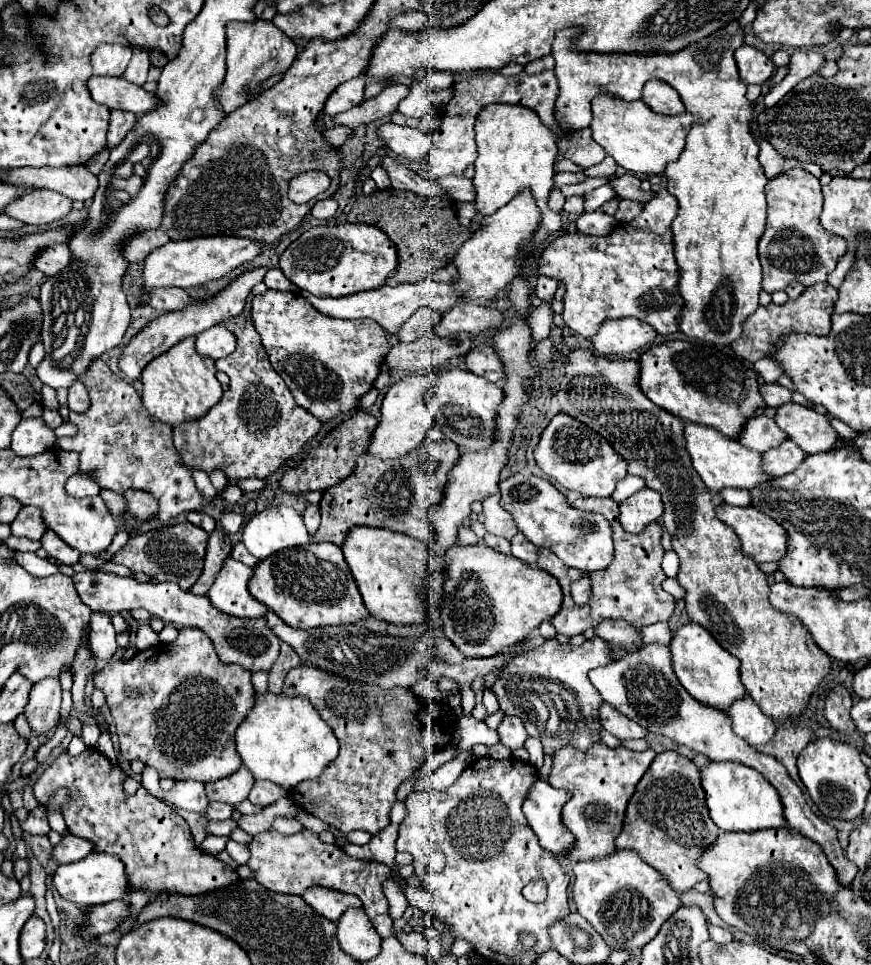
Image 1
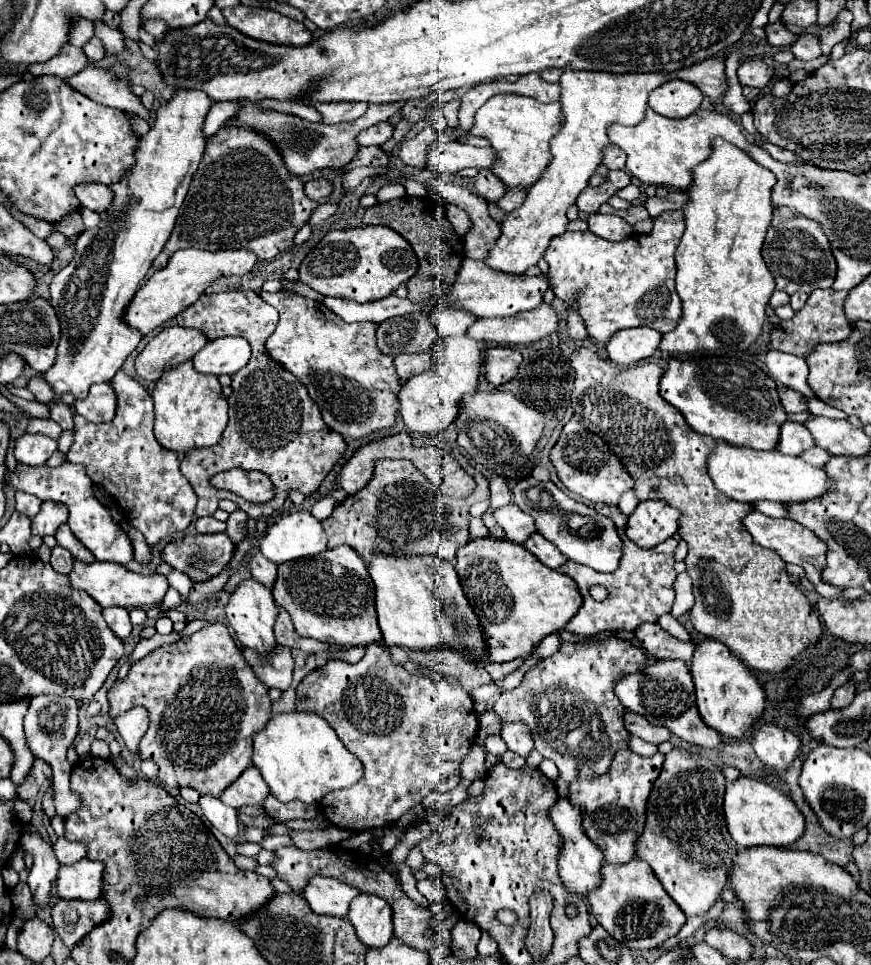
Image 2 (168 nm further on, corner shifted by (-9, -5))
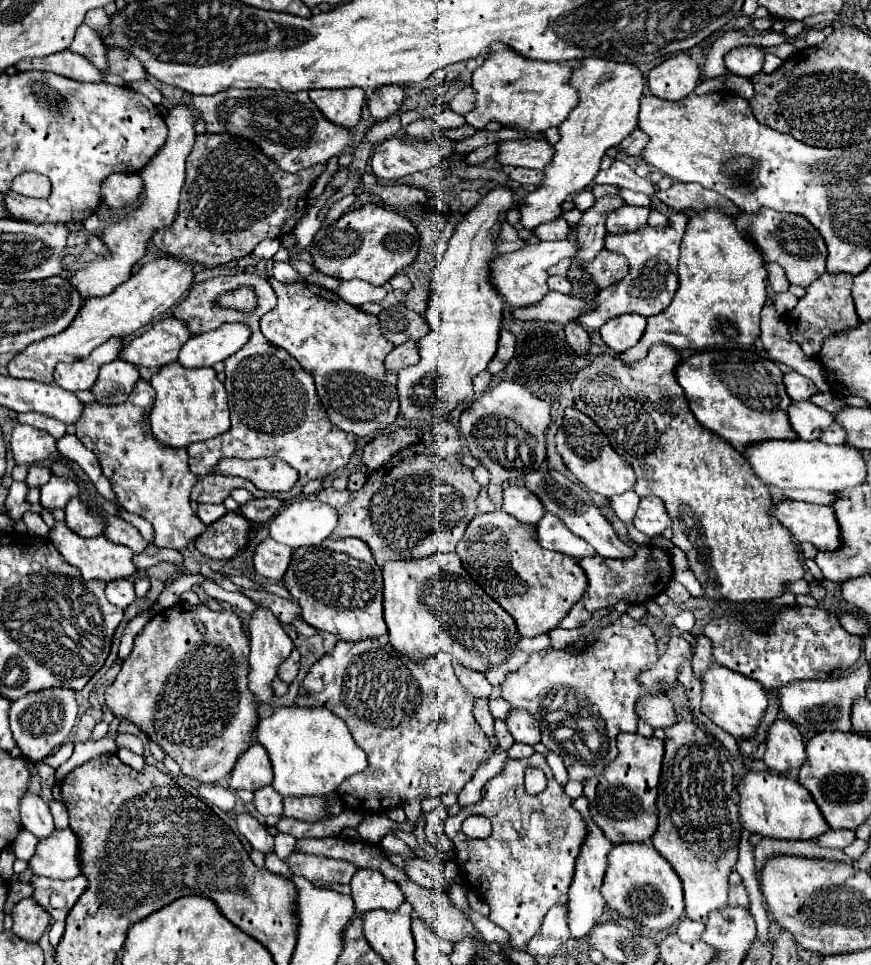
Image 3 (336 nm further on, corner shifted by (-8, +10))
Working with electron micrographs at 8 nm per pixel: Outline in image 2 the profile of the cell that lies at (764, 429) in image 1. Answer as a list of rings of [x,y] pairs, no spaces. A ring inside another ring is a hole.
[[[786,420],[786,422],[782,424],[780,442],[778,442],[778,452],[798,456],[798,454],[810,450],[812,446],[814,446],[814,438],[812,438],[810,430],[808,430],[804,424],[790,422],[790,420]]]

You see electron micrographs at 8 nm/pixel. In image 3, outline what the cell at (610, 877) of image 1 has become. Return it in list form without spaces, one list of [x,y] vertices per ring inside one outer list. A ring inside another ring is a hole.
[[[621,843],[613,847],[601,893],[605,905],[613,913],[633,919],[651,931],[669,929],[685,913],[681,881],[673,867],[653,849],[651,843]]]

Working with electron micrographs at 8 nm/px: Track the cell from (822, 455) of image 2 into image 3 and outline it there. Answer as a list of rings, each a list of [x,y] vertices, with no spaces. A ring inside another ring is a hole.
[[[833,423],[829,429],[825,429],[821,433],[819,441],[823,441],[825,445],[843,445],[845,443],[845,431],[837,423]]]

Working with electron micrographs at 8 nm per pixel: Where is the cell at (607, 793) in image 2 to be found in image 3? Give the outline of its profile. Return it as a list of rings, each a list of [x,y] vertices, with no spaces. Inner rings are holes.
[[[621,733],[617,737],[619,755],[601,771],[601,777],[585,781],[583,795],[589,799],[591,819],[603,829],[605,837],[613,843],[649,841],[657,829],[657,785],[661,775],[663,739],[641,737],[639,733]]]

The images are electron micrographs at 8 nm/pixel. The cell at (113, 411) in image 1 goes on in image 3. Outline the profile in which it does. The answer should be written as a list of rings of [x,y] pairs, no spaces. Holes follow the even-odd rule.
[[[139,379],[131,397],[121,405],[85,405],[81,419],[75,423],[75,435],[97,455],[105,477],[111,481],[119,505],[153,525],[153,543],[157,547],[183,549],[205,529],[203,521],[190,505],[191,487],[195,485],[197,477],[193,477],[187,467],[185,449],[165,449],[165,445],[157,445],[157,441],[153,441],[147,421],[153,401],[153,387],[145,379]]]

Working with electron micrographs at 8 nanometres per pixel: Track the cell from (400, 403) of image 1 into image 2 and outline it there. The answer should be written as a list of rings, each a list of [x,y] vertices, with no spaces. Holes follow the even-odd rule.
[[[440,300],[432,314],[430,314],[432,326],[438,332],[438,342],[432,346],[432,366],[430,370],[406,380],[402,384],[402,390],[398,394],[400,400],[400,416],[410,432],[434,436],[442,432],[454,418],[458,416],[460,400],[464,394],[476,392],[478,376],[486,360],[486,342],[474,340],[466,334],[466,328],[478,320],[472,312],[466,312],[462,308],[444,304]]]

